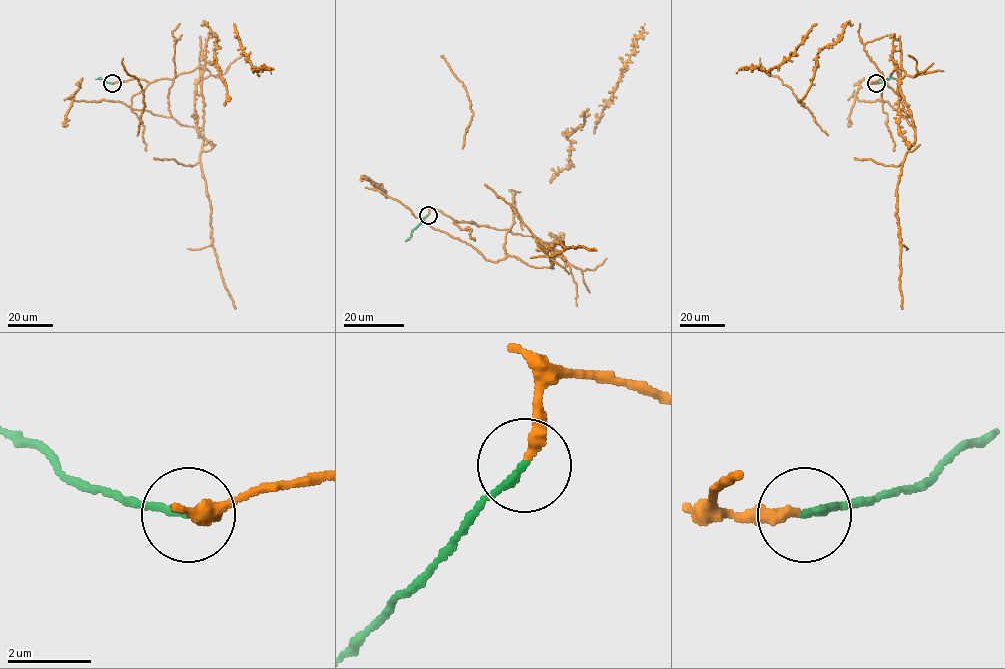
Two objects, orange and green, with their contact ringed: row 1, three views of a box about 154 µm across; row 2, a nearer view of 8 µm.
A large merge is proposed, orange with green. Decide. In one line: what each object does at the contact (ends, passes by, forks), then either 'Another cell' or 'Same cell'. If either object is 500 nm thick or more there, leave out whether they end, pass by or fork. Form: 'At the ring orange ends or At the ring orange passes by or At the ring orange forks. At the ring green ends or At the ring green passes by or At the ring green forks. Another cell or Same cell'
At the ring orange ends. At the ring green ends. Same cell

